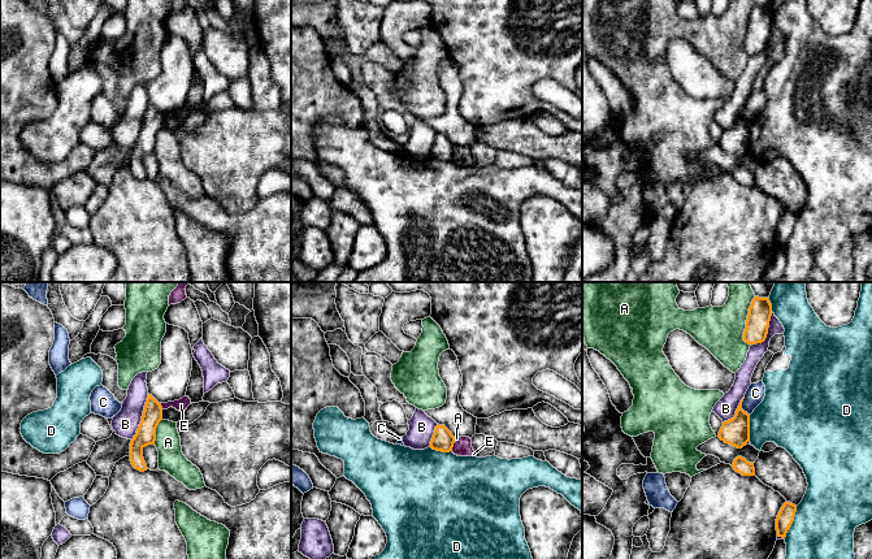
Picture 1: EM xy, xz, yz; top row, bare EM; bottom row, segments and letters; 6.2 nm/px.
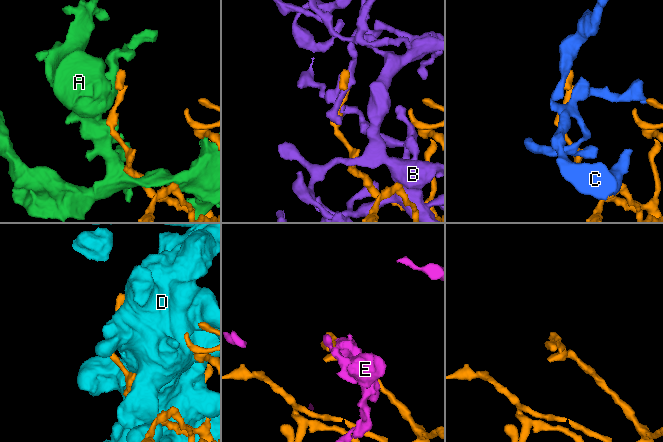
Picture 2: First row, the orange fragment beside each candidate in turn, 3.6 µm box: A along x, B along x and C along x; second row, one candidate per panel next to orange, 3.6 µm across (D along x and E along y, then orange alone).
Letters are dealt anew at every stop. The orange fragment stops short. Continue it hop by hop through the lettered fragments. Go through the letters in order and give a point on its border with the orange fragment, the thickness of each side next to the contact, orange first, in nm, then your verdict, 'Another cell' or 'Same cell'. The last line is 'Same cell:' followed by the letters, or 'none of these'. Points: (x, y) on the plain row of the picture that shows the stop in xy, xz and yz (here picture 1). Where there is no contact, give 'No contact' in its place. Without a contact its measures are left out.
A: Touches orange at yz (746, 30). Thickness 140 nm (orange) against 280 nm. Another cell
B: Touches orange at xy (142, 126). Thickness 130 nm (orange) against 160 nm. Another cell
C: Touches orange at yz (741, 115). Thickness 170 nm (orange) against 120 nm. Another cell
D: Touches orange at yz (793, 229). Thickness 110 nm (orange) against 380 nm. Another cell
E: Touches orange at xz (452, 155). Thickness 130 nm (orange) against 110 nm. Another cell
Same cell: none of these

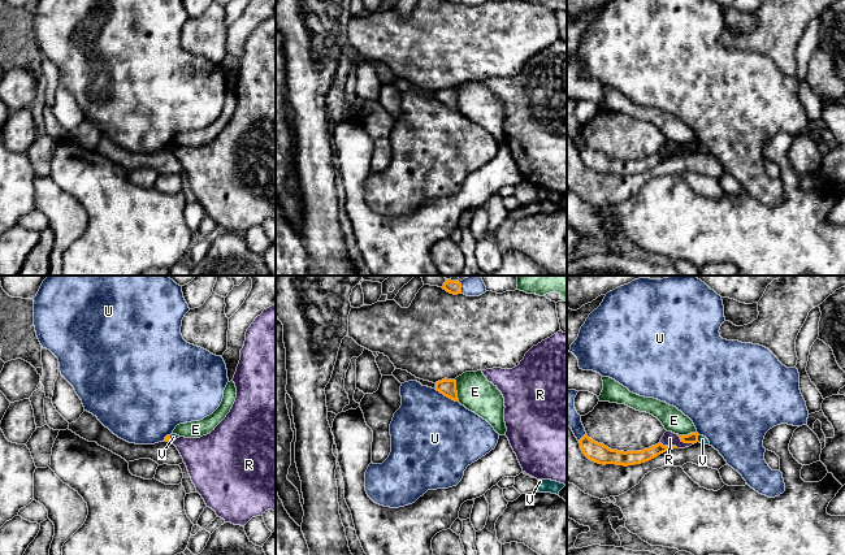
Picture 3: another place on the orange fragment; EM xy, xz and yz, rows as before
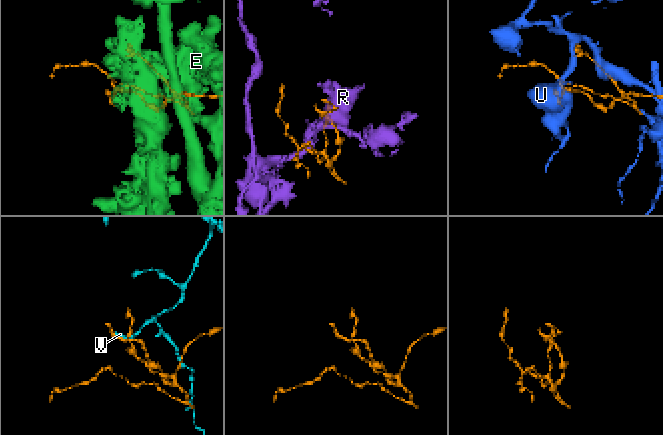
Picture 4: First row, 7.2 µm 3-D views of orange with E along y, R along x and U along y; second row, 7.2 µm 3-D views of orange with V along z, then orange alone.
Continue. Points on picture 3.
E: Touches orange at xz (455, 99). Thickness 100 nm (orange) against 220 nm. Another cell
R: Touches orange at yz (685, 151). Thickness 60 nm (orange) against 90 nm. Another cell
U: Touches orange at xz (446, 104). Thickness 100 nm (orange) against 480 nm. Another cell
V: Touches orange at xy (169, 147). Thickness 30 nm (orange) against 50 nm. Another cell
Same cell: none of these

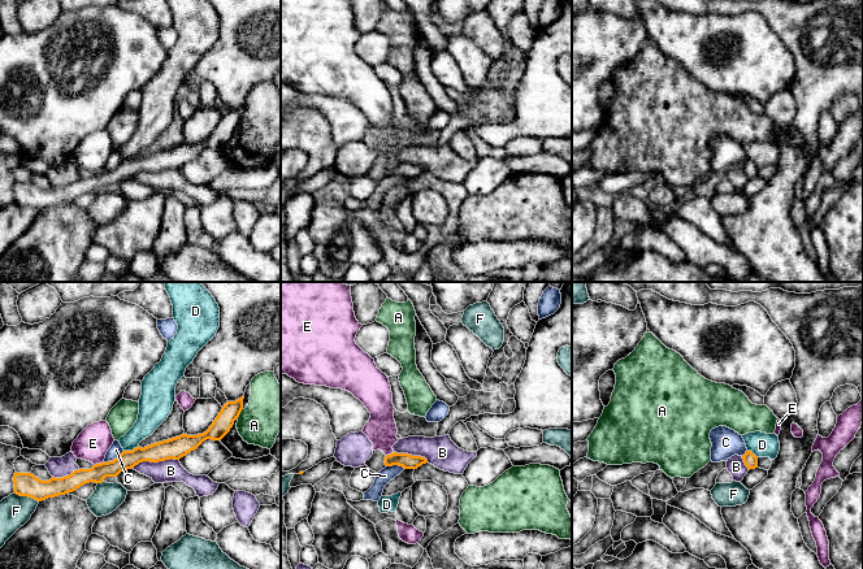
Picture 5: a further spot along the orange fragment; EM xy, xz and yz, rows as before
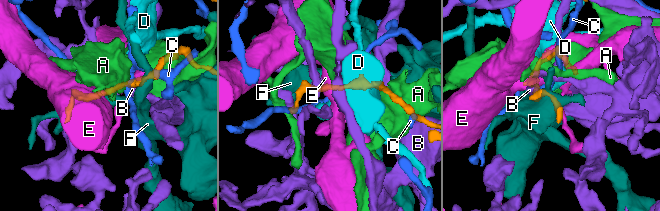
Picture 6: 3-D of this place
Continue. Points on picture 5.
A: Touches orange at xy (239, 122). Thickness 120 nm (orange) against 300 nm. Another cell
B: Touches orange at xy (154, 170). Thickness 130 nm (orange) against 140 nm. Another cell
C: Touches orange at xy (115, 168). Thickness 110 nm (orange) against 80 nm. Another cell
D: Touches orange at xy (130, 160). Thickness 120 nm (orange) against 150 nm. Another cell
E: Touches orange at xy (98, 173). Thickness 110 nm (orange) against 200 nm. Another cell
F: Touches orange at xy (26, 204). Thickness 140 nm (orange) against 190 nm. Another cell
Same cell: none of these

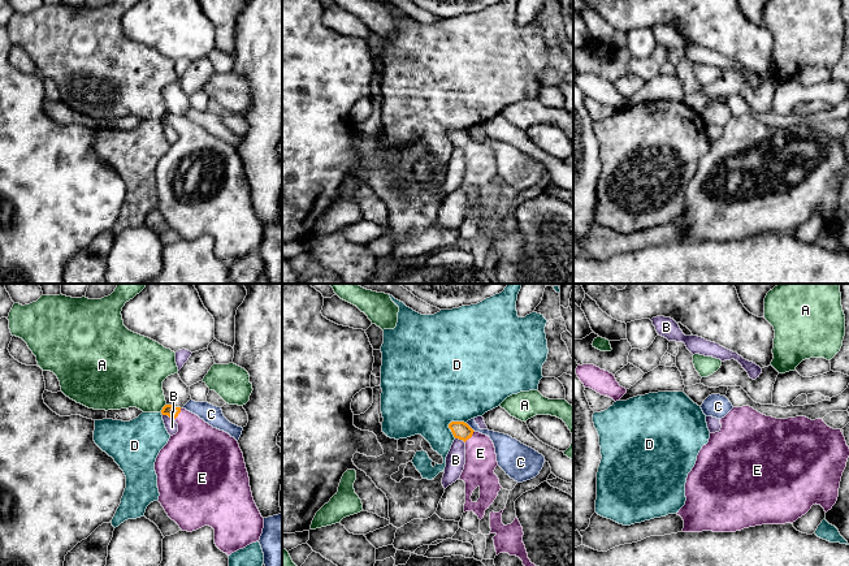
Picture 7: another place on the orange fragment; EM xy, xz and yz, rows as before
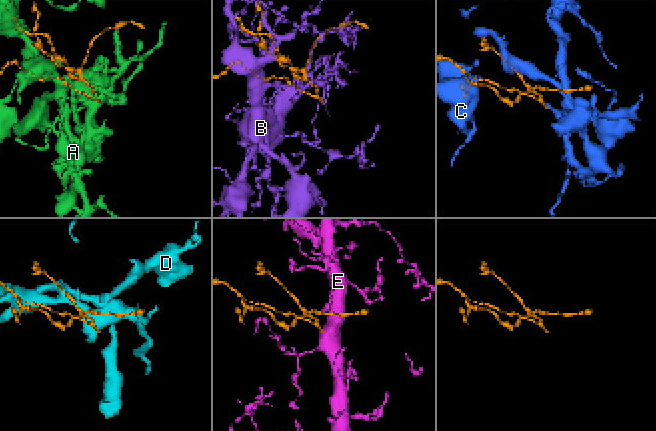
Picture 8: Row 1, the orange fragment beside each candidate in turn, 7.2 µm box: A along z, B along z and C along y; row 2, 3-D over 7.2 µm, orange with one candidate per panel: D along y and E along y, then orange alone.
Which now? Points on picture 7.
A: Touches orange at xy (163, 116). Thickness 80 nm (orange) against 360 nm. Another cell
B: Touches orange at xy (168, 124). Thickness 80 nm (orange) against 80 nm. Another cell
C: Touches orange at xz (470, 135). Thickness 110 nm (orange) against 130 nm. Another cell
D: Touches orange at xz (450, 132). Thickness 110 nm (orange) against 500 nm. Another cell
E: Touches orange at xz (470, 146). Thickness 110 nm (orange) against 190 nm. Same cell
Same cell: E

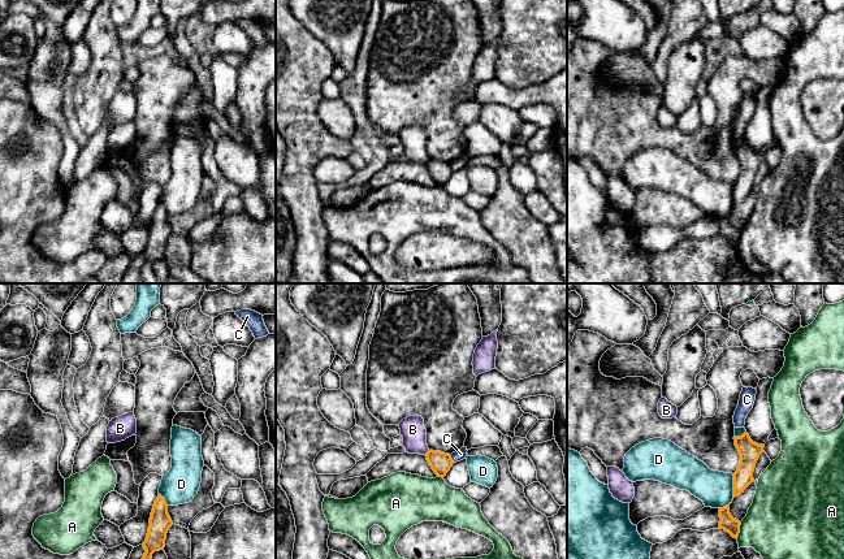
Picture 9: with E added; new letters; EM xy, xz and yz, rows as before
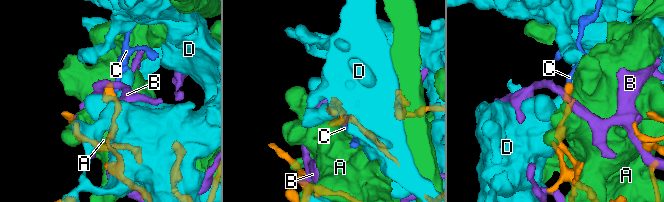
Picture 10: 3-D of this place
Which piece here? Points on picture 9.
A: Touches orange at yz (739, 238). Thickness 90 nm (orange) against 420 nm. Another cell
B: Touches orange at xz (427, 161). Thickness 130 nm (orange) against 150 nm. Another cell
C: Touches orange at xz (451, 168). Thickness 130 nm (orange) against 70 nm. Another cell
D: Touches orange at yz (734, 203). Thickness 120 nm (orange) against 220 nm. Another cell
Same cell: none of these

